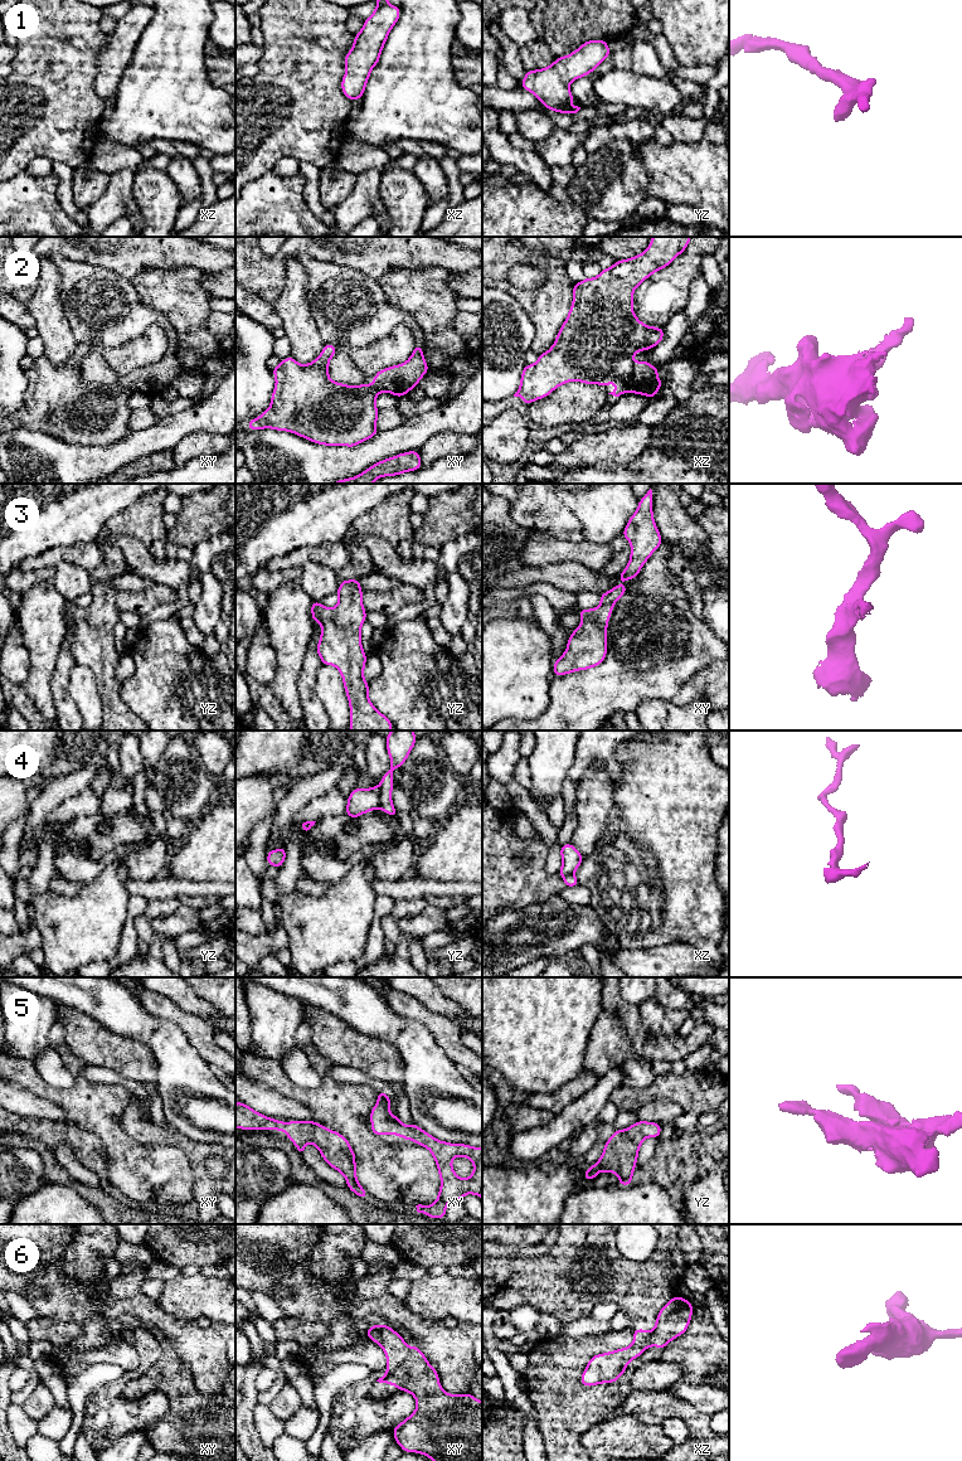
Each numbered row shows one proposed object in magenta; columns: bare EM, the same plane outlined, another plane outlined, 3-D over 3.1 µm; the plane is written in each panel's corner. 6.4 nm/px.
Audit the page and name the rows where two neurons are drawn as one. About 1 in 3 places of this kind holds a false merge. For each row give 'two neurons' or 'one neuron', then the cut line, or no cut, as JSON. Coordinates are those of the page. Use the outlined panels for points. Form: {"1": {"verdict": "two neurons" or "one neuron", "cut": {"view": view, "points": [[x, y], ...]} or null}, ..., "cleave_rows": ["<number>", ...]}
{"1": {"verdict": "one neuron", "cut": null}, "2": {"verdict": "two neurons", "cut": {"view": "xz", "points": [[635, 363], [625, 380], [625, 391]]}}, "3": {"verdict": "one neuron", "cut": null}, "4": {"verdict": "two neurons", "cut": {"view": "yz", "points": [[380, 787], [378, 806]]}}, "5": {"verdict": "one neuron", "cut": null}, "6": {"verdict": "two neurons", "cut": {"view": "xy", "points": [[411, 1348], [407, 1357], [388, 1370]]}}, "cleave_rows": ["2", "4", "6"]}

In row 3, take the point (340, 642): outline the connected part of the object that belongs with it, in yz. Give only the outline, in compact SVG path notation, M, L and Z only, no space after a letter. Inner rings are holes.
M360 579L341 581L336 593L339 602L334 608L316 601L311 605L314 622L321 623L317 655L322 664L335 666L341 674L350 705L350 730L392 730L393 723L371 704L368 696L369 683L364 679L366 654L361 646L361 625L366 621L366 611L363 607Z

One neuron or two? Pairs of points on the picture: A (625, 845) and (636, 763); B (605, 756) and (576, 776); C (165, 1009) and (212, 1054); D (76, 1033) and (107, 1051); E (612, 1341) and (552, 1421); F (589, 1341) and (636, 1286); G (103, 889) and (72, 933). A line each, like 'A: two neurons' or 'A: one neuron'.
A: one neuron
B: one neuron
C: one neuron
D: one neuron
E: one neuron
F: two neurons
G: one neuron

